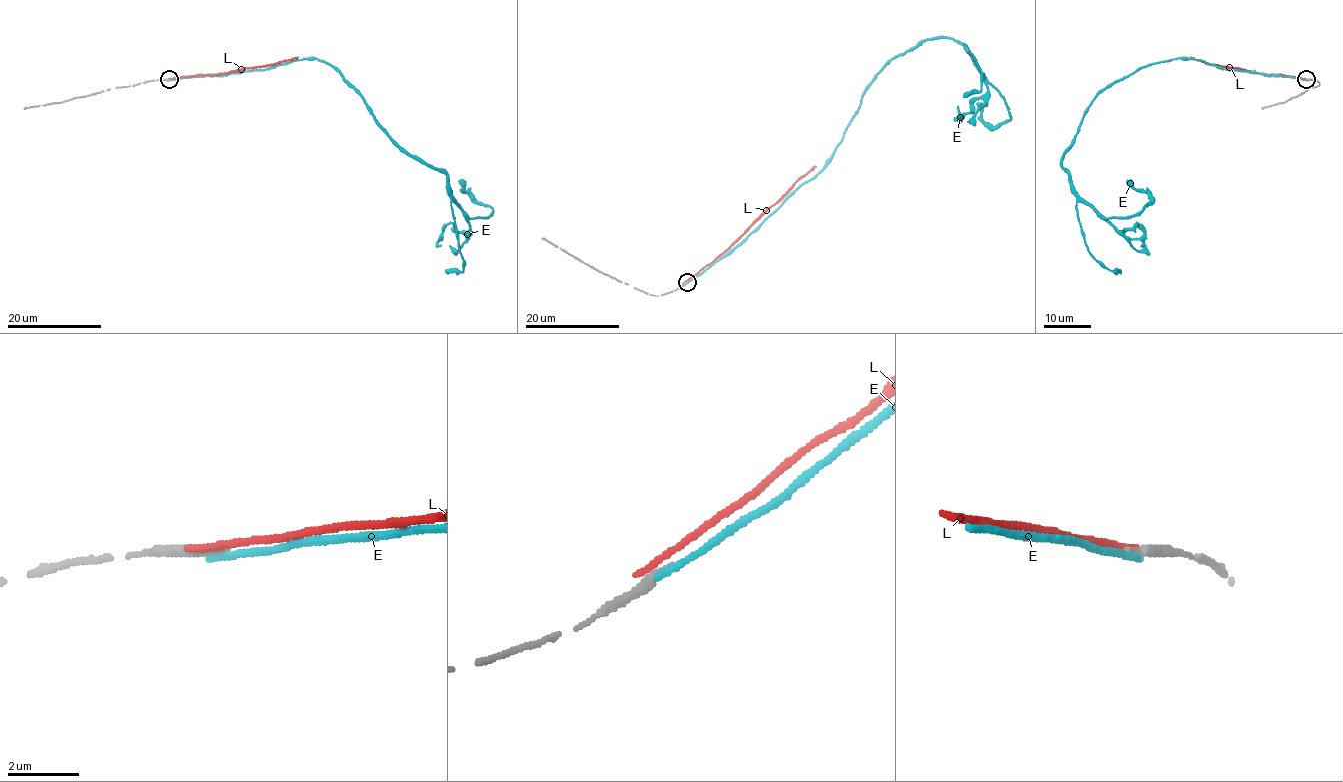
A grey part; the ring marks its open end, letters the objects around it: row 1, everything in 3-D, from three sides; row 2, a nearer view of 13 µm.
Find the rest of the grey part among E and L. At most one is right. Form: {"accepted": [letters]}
{"accepted": []}

